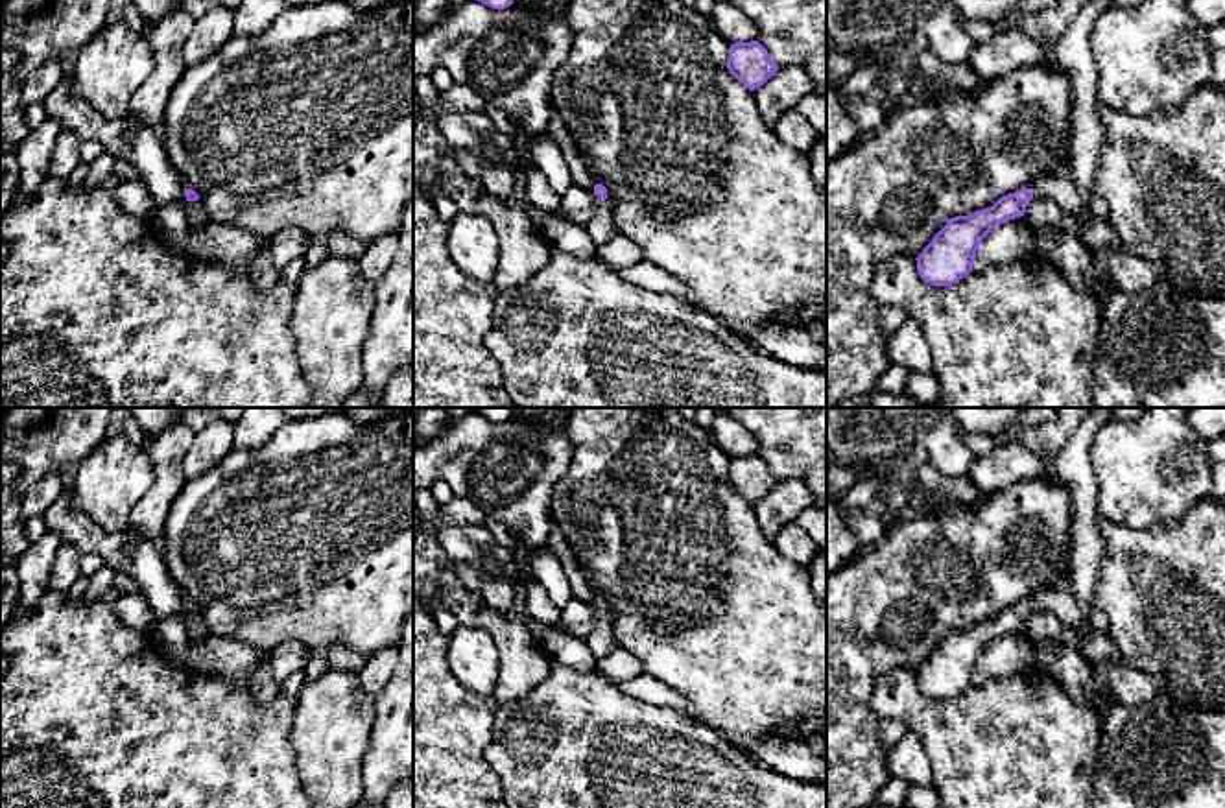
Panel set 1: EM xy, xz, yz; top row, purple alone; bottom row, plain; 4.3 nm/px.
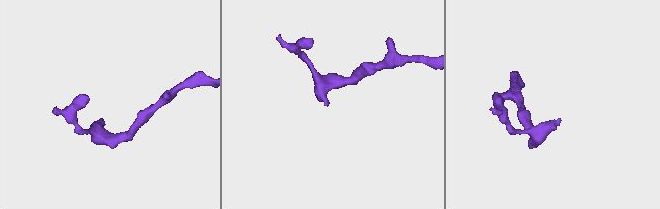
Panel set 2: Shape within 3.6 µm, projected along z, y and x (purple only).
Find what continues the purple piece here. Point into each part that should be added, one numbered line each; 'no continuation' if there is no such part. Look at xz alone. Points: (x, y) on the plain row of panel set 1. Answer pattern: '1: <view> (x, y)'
1: xz (600, 641)

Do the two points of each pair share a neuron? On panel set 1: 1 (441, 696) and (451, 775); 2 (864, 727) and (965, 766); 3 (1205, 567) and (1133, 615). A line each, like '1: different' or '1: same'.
1: same
2: different
3: same

